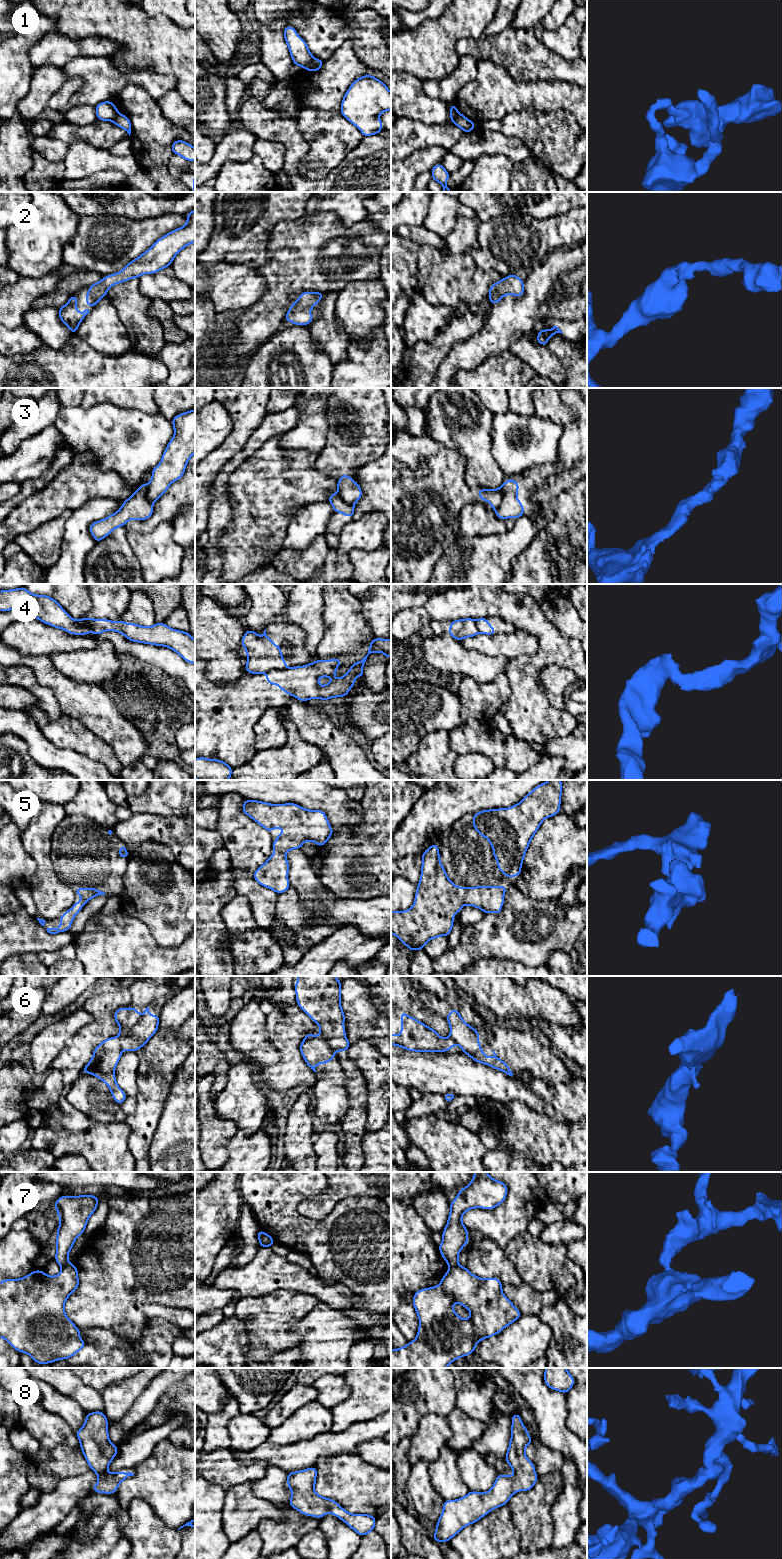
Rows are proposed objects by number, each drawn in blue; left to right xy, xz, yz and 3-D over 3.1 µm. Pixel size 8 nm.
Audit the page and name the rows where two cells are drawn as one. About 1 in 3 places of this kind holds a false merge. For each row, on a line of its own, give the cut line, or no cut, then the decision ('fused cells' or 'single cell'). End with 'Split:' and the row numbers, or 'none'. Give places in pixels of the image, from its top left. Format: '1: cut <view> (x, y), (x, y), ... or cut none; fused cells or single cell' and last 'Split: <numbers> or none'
1: cut xz (314, 59), (304, 67); fused cells
2: cut none; single cell
3: cut yz (501, 488), (501, 502), (495, 508); fused cells
4: cut xy (75, 620), (78, 626), (85, 626), (89, 630); fused cells
5: cut none; single cell
6: cut xy (140, 1019), (120, 1043); fused cells
7: cut yz (458, 1264), (450, 1268); fused cells
8: cut none; single cell
Split: 1, 3, 4, 6, 7

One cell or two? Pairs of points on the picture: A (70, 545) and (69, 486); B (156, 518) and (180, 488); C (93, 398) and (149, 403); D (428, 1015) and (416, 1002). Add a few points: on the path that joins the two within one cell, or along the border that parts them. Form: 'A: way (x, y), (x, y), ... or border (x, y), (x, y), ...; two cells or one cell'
A: border (94, 498), (73, 510); two cells
B: way (163, 511), (179, 495); one cell
C: way (107, 398), (135, 398); one cell
D: way (425, 1012), (418, 1005); one cell

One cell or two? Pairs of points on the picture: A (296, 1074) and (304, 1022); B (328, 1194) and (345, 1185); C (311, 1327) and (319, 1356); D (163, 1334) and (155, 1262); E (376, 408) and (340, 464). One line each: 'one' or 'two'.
A: one
B: one
C: one
D: two
E: one

